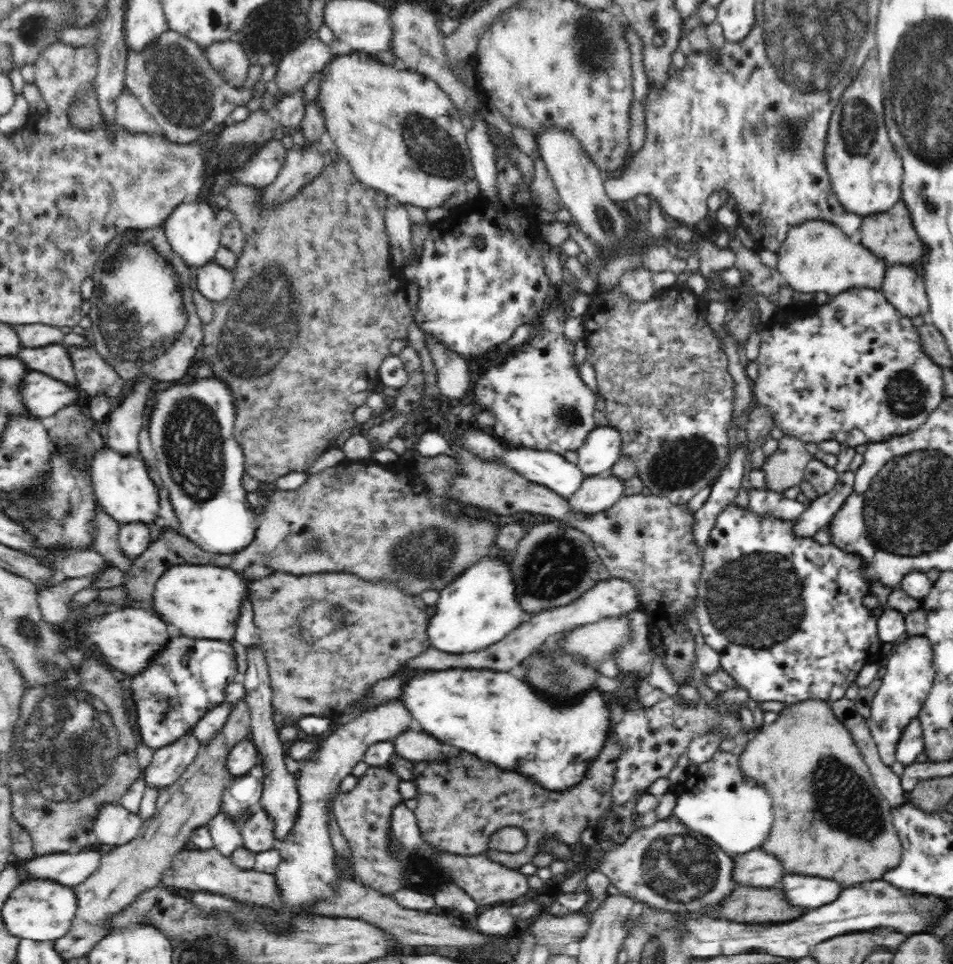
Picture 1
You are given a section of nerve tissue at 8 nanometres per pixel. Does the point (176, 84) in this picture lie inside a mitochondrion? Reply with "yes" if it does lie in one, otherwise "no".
yes

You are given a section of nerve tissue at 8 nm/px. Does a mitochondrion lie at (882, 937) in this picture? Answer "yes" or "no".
no

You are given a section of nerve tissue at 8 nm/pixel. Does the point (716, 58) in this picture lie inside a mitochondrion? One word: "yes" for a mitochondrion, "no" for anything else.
no

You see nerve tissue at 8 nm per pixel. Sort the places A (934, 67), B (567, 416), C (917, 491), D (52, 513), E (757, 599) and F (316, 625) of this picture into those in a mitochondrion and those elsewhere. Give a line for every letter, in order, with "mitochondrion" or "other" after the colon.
A: mitochondrion
B: mitochondrion
C: mitochondrion
D: mitochondrion
E: mitochondrion
F: mitochondrion

